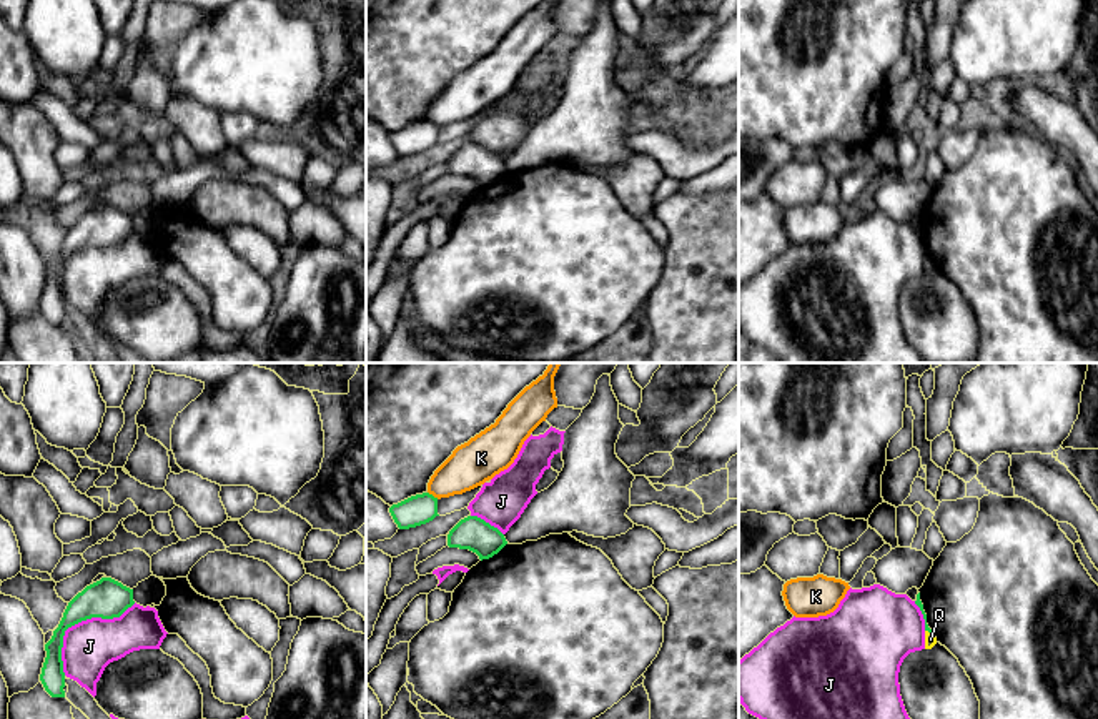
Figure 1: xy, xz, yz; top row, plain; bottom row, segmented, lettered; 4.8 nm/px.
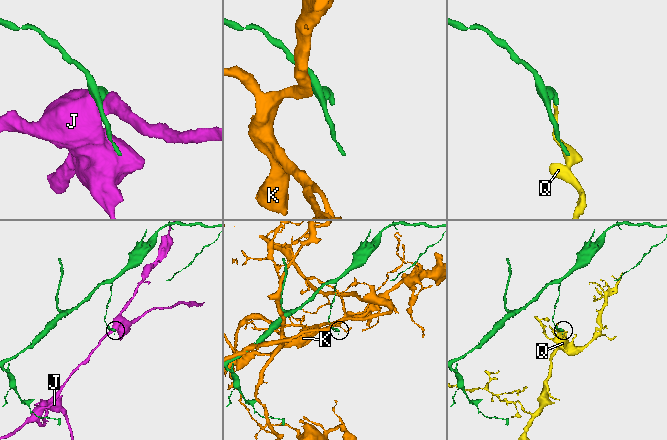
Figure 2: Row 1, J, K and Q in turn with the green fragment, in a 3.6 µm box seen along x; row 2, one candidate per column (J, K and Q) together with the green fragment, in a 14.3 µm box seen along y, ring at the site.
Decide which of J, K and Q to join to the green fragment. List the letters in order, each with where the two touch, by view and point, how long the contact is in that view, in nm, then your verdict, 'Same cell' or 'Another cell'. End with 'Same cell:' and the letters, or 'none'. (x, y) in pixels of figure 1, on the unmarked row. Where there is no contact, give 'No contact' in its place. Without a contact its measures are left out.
J: Touches green at xy (79, 248). Shared border 500 nm. Another cell
K: Touches green at xz (431, 122). Shared border 70 nm. Another cell
Q: Touches green at yz (929, 258). Shared border 40 nm. Another cell
Same cell: none

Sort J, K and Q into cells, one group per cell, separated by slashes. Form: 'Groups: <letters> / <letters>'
Groups: J / K / Q

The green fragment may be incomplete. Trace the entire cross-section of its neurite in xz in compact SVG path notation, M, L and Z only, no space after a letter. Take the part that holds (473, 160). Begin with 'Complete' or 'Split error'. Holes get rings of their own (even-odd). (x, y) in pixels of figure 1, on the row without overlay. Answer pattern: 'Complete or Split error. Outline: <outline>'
Complete. Outline: M477 143L461 146L448 161L448 173L469 176L479 186L489 186L507 171L504 161Z

